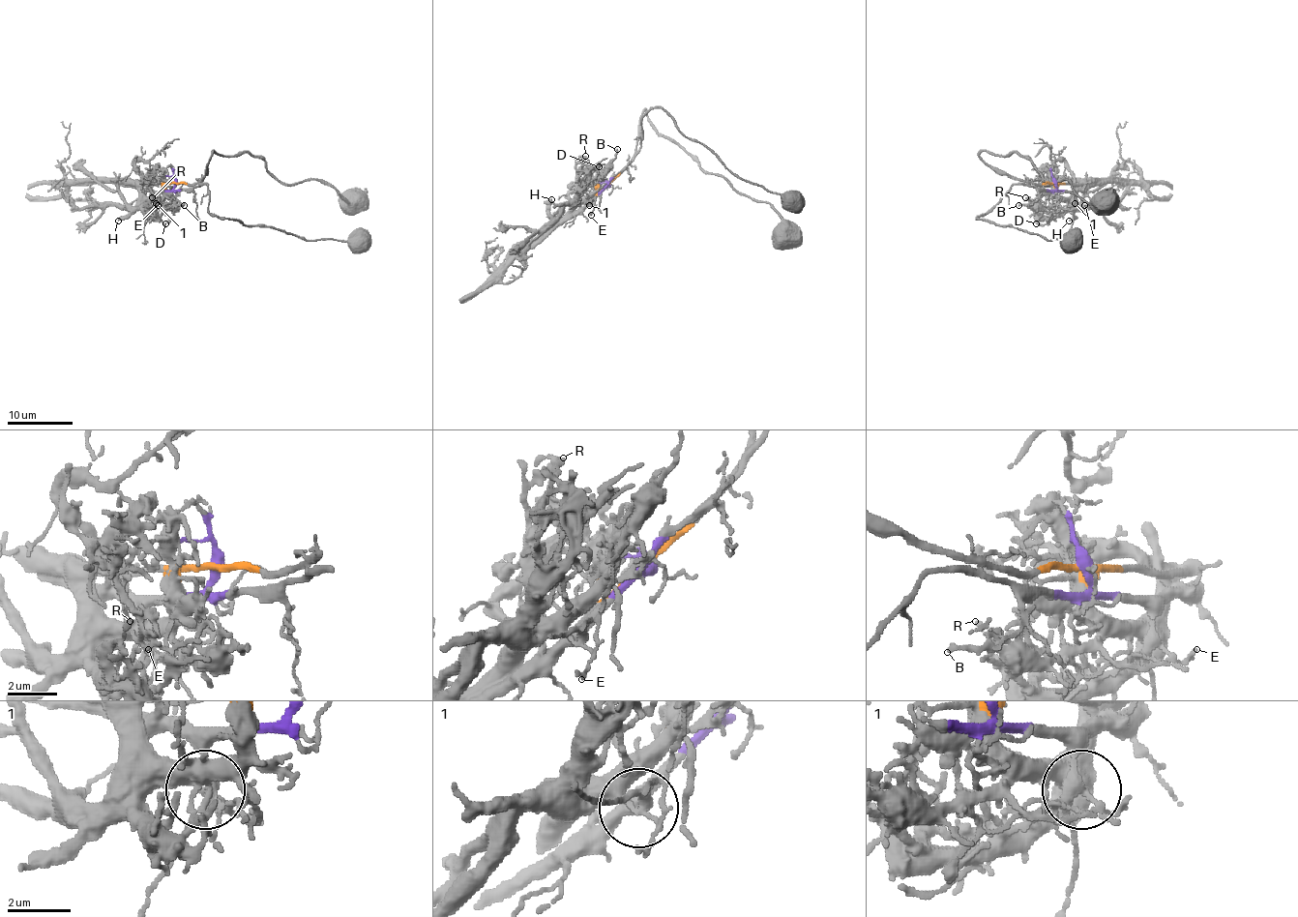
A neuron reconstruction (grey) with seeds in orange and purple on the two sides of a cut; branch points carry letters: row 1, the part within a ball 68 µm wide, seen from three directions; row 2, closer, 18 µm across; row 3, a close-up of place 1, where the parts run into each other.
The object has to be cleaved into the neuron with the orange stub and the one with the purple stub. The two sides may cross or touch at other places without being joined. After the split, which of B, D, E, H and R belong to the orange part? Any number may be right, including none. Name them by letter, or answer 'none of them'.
B, D, E, H, R

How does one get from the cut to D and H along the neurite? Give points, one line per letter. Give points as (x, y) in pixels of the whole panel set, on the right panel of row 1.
D: (1054, 183), (1059, 183), (1055, 192), (1067, 206), (1046, 223), (1036, 223)
H: (1054, 183), (1059, 183), (1055, 192), (1069, 201), (1074, 218), (1069, 221)

